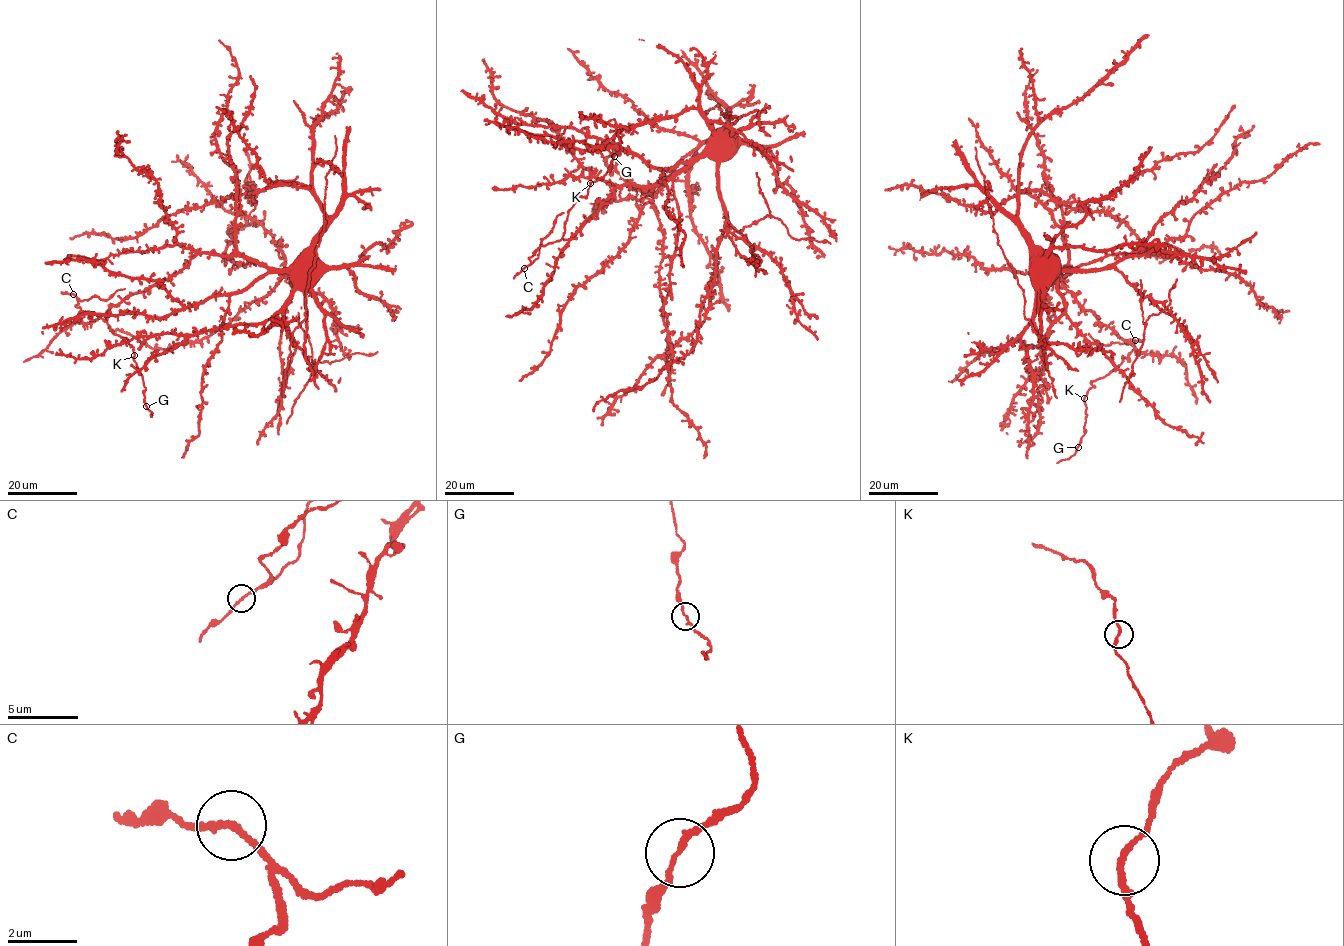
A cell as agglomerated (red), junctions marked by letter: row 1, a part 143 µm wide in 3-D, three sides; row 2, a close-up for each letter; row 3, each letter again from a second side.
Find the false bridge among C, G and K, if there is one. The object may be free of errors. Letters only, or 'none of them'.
C

